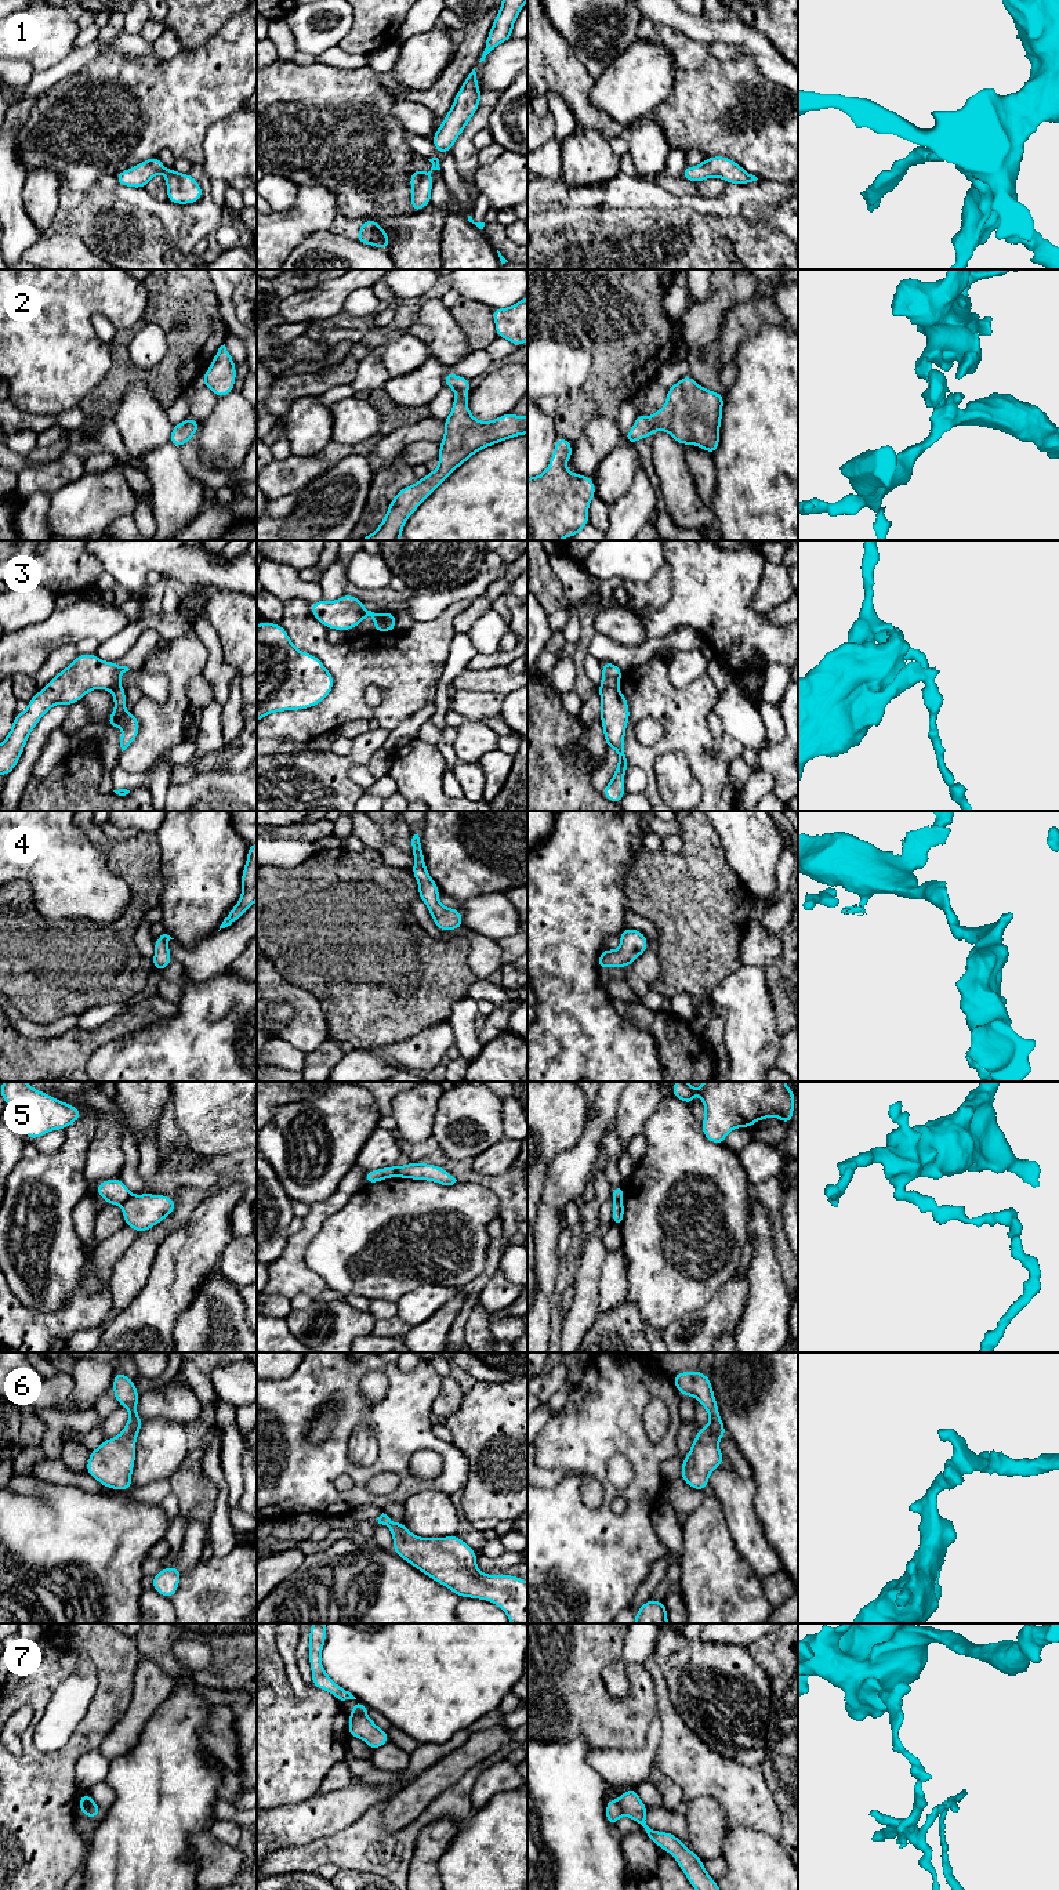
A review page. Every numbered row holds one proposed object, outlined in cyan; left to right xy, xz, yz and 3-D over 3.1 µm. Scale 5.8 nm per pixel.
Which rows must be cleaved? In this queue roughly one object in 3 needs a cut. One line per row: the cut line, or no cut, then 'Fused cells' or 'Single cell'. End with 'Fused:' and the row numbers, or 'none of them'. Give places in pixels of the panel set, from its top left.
1: No split. Single cell
2: No split. Single cell
3: Split along yz (599, 687), (617, 690). Fused cells
4: No split. Single cell
5: Split along xy (131, 1195), (120, 1204). Fused cells
6: No split. Single cell
7: Split along xy (82, 1807), (94, 1805), (100, 1811). Fused cells
Fused: 3, 5, 7

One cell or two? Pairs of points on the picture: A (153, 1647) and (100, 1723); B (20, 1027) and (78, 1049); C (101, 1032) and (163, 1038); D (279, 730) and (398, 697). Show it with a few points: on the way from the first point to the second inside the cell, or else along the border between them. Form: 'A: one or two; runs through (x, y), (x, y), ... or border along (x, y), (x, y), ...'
A: two; border along (134, 1639), (141, 1655)
B: two; border along (78, 1025), (49, 1038), (25, 1038), (17, 1032)
C: two; border along (153, 1021), (102, 1043), (95, 1050)
D: one; runs through (309, 723), (325, 717), (363, 679), (372, 679)

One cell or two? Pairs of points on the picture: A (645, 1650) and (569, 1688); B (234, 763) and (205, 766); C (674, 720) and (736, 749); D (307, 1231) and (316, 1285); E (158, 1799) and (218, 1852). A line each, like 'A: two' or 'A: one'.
A: two
B: one
C: one
D: one
E: two

